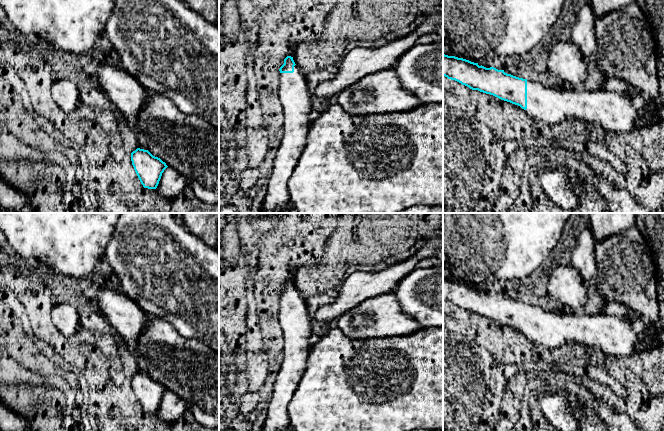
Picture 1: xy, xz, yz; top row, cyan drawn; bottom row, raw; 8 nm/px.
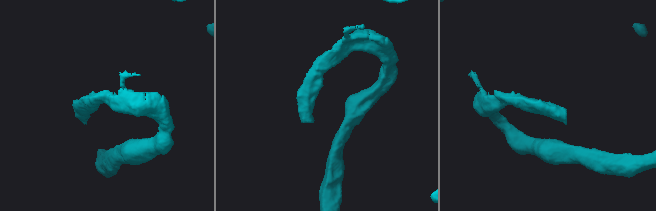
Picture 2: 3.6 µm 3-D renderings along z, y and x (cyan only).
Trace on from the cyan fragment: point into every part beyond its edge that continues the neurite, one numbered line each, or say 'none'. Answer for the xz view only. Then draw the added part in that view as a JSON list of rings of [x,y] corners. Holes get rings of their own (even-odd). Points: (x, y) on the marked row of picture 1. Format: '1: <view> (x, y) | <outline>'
1: xz (295, 97) | [[[296,65],[293,73],[280,73],[279,99],[285,120],[259,213],[282,213],[289,207],[288,181],[306,145],[311,126],[309,114],[313,110],[311,98],[306,78]]]

